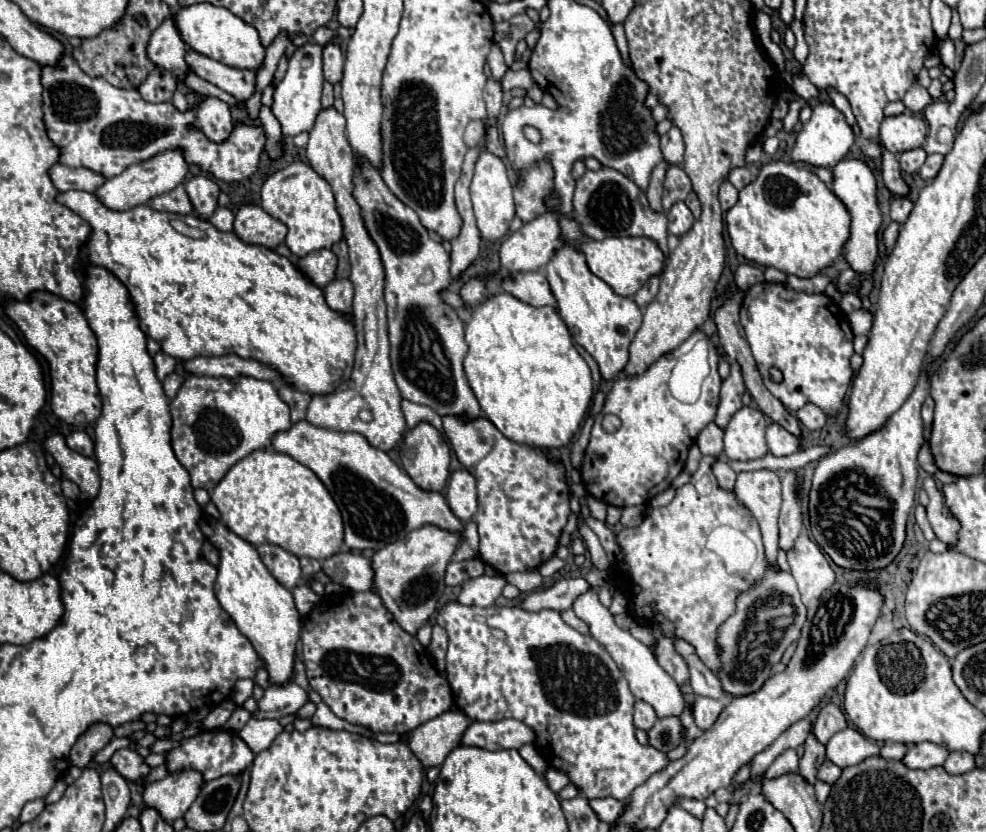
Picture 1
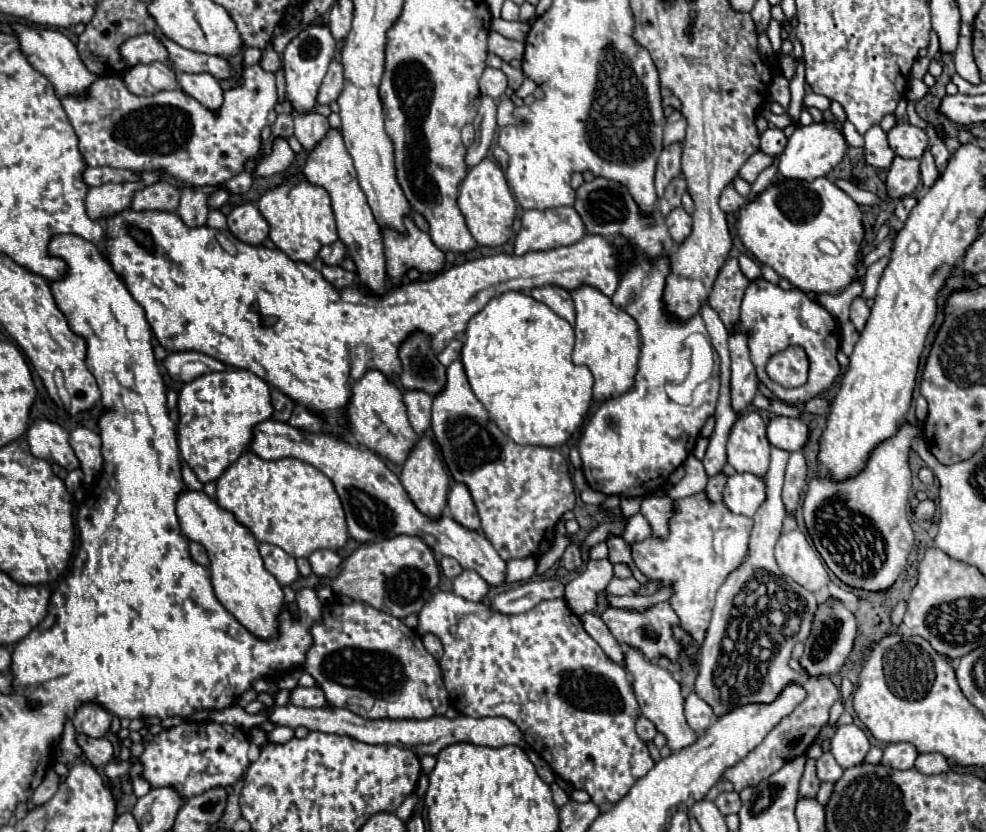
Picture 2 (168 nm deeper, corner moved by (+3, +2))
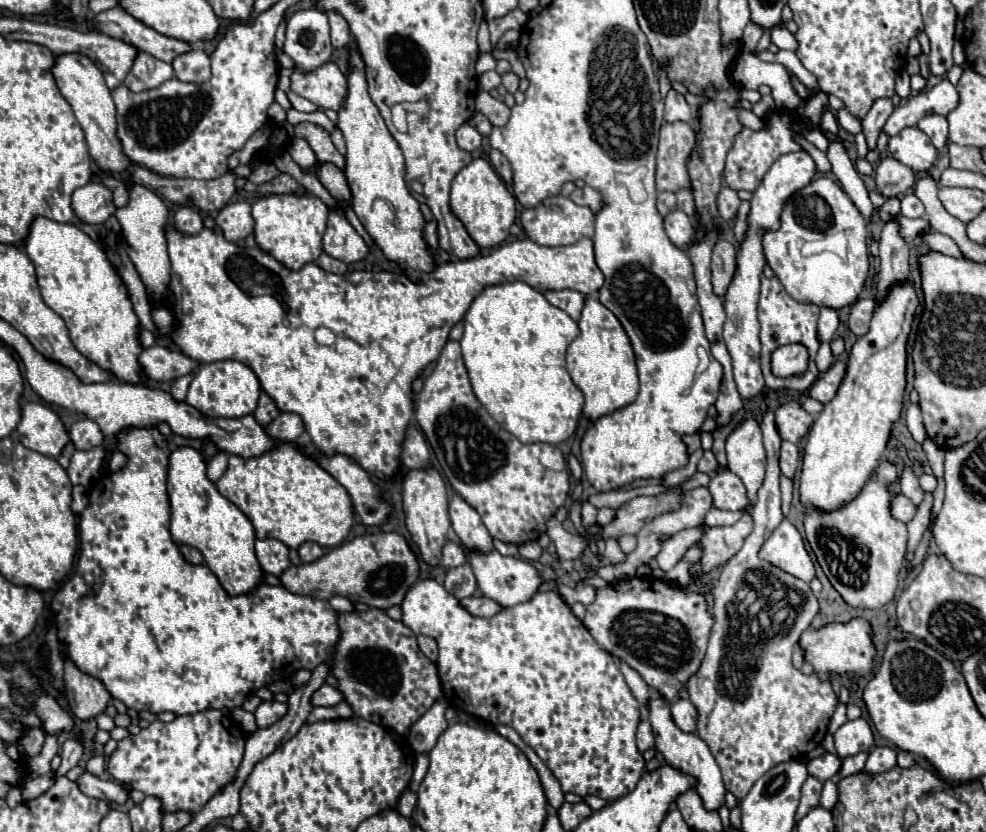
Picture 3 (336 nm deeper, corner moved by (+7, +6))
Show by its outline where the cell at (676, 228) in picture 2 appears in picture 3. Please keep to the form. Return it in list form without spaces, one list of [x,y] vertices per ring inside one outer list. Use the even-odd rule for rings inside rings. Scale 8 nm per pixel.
[[[679,209],[671,211],[665,217],[665,231],[667,231],[671,243],[679,249],[687,249],[689,243],[693,241],[693,235],[695,235],[695,227],[693,227],[691,219]]]

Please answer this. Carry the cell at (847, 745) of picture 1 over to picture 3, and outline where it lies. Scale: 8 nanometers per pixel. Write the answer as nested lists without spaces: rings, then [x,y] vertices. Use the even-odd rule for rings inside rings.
[[[865,719],[847,721],[835,733],[835,749],[841,759],[869,751],[873,745],[873,731]]]

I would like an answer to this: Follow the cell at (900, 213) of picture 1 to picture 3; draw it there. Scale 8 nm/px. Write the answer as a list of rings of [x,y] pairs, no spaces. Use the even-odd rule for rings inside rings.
[[[907,193],[907,195],[901,199],[901,215],[911,217],[911,219],[925,215],[925,207],[923,207],[923,203],[917,199],[915,193]]]

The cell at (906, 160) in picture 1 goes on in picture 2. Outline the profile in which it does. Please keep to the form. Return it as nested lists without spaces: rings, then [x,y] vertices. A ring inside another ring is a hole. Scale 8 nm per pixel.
[[[895,157],[887,175],[887,195],[901,199],[911,195],[919,185],[919,159]]]

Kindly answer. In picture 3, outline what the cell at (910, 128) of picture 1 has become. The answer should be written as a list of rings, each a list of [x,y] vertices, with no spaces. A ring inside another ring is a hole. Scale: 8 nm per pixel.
[[[907,127],[899,135],[889,139],[891,155],[917,173],[925,173],[937,159],[937,149],[931,139],[917,127]]]

